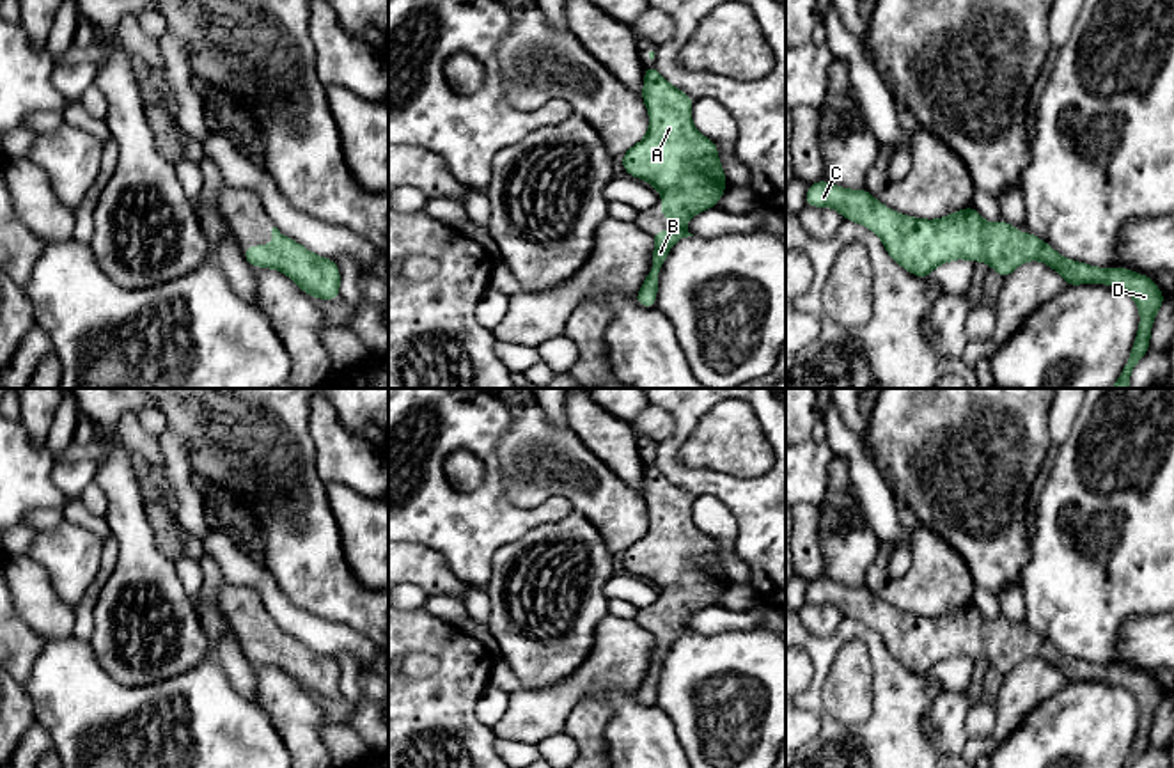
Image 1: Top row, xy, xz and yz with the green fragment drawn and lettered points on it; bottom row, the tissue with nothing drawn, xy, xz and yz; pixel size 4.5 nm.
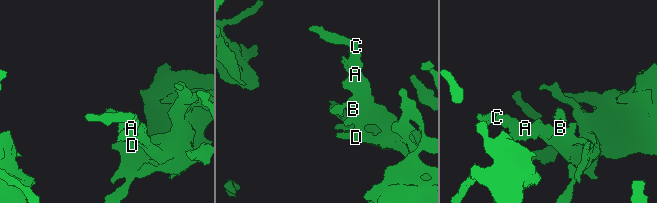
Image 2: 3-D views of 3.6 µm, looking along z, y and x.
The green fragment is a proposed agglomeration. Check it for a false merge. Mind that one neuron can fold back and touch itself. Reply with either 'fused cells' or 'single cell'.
single cell

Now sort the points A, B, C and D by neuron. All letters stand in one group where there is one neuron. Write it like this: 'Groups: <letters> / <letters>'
Groups: A B C D

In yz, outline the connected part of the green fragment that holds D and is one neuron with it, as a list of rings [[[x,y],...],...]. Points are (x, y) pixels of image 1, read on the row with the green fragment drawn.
[[[812,181],[809,184],[805,206],[834,208],[841,213],[842,220],[851,220],[871,229],[881,239],[887,254],[901,268],[919,278],[927,278],[936,266],[954,259],[967,259],[970,263],[986,261],[988,266],[995,270],[1002,278],[1009,277],[1020,264],[1027,261],[1041,261],[1055,270],[1064,278],[1066,286],[1107,284],[1115,289],[1126,291],[1139,307],[1140,323],[1130,351],[1130,358],[1123,365],[1117,381],[1110,388],[1130,388],[1133,367],[1149,351],[1151,328],[1165,300],[1165,294],[1160,291],[1151,277],[1119,266],[1096,268],[1085,263],[1069,261],[1055,248],[1052,248],[1046,241],[1039,239],[1032,231],[1027,229],[1027,234],[1023,236],[1014,225],[1006,220],[1000,220],[995,225],[988,223],[972,206],[936,220],[913,218],[878,202],[874,195],[871,195],[865,188],[848,190],[828,181]]]

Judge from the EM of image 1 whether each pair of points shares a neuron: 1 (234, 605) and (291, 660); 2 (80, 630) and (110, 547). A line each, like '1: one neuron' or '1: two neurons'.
1: one neuron
2: one neuron

